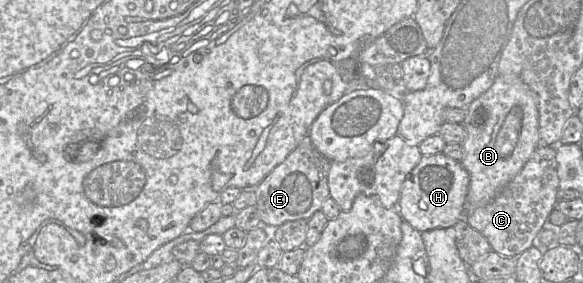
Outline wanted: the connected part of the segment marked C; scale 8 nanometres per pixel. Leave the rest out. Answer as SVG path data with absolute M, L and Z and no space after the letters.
M539 145L520 172L485 205L465 212L467 223L480 232L498 254L517 258L533 245L558 202L559 177L555 146Z

